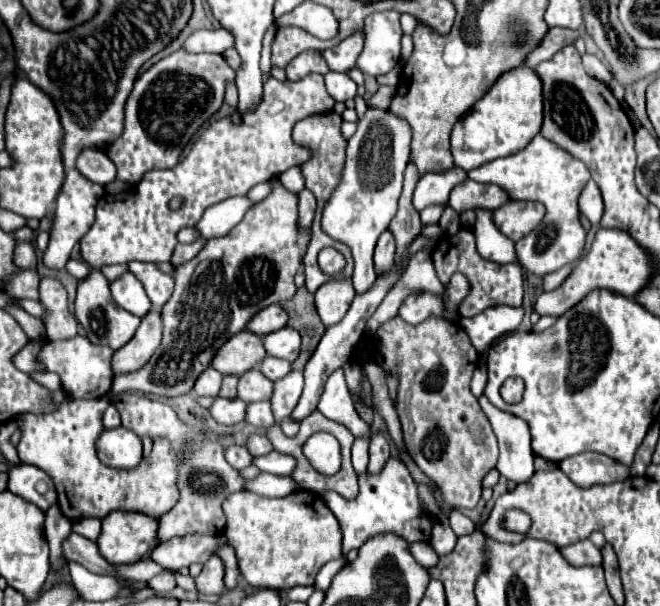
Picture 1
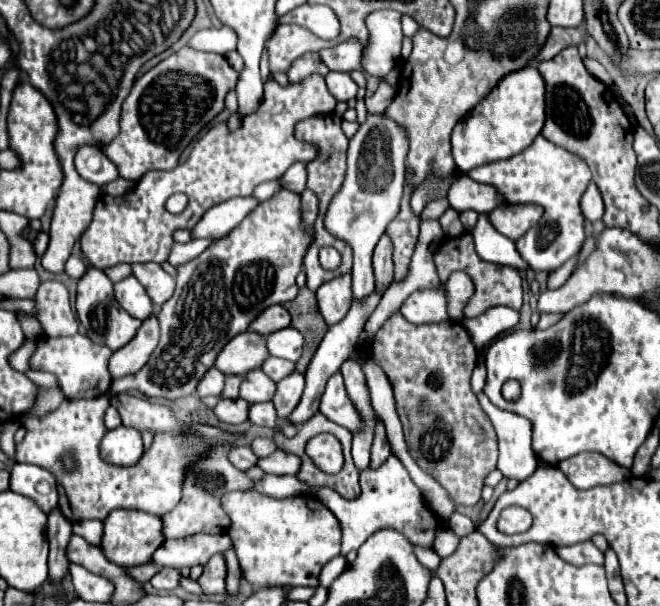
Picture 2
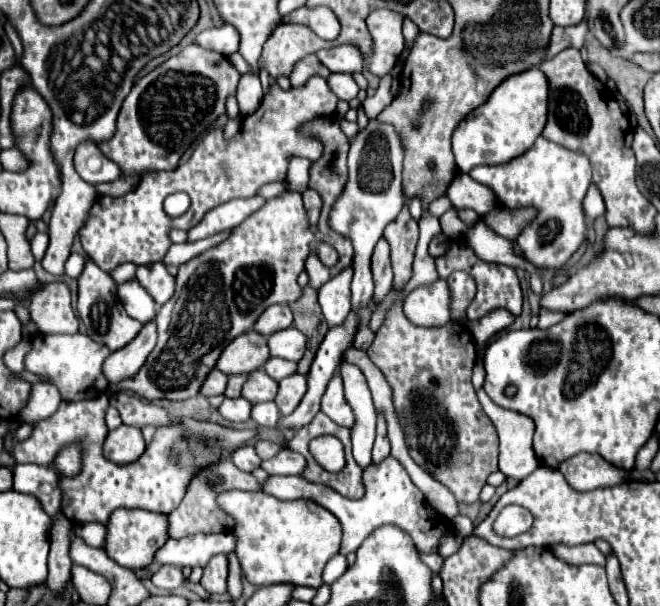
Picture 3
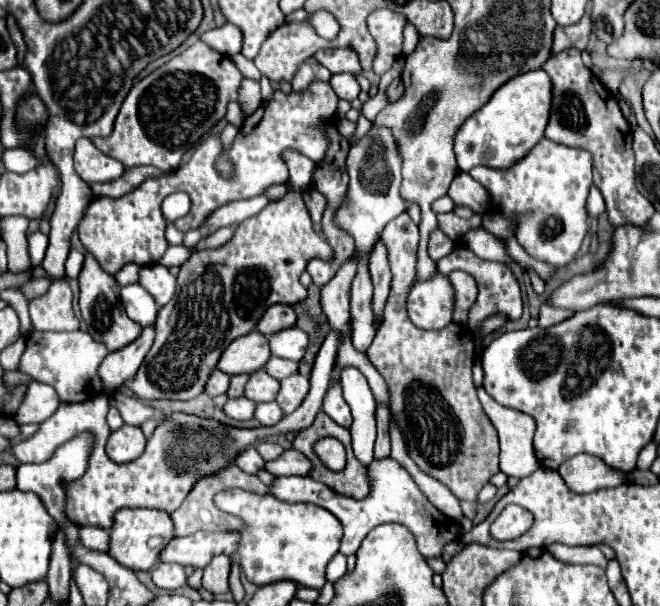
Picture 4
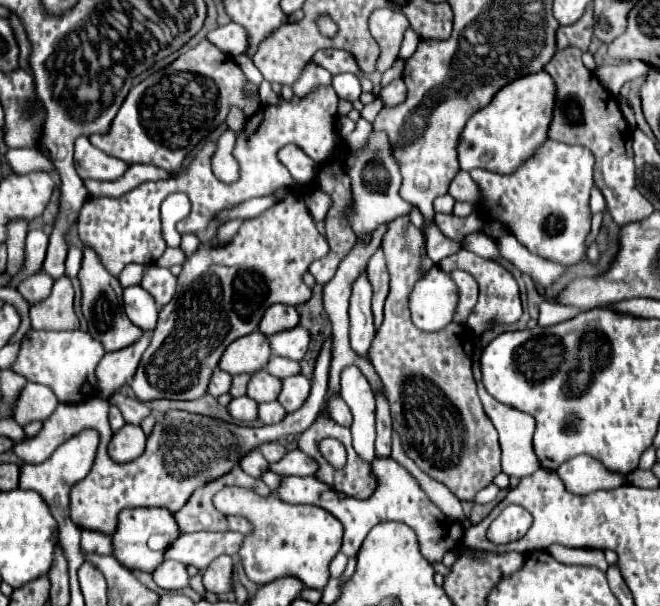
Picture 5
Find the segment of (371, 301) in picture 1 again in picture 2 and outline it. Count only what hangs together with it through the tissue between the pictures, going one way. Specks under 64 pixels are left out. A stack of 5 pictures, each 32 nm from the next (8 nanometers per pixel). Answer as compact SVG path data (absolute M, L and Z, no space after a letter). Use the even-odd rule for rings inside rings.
M372 292L368 298L364 298L364 300L360 300L360 302L354 302L352 308L350 308L350 312L346 314L346 318L344 318L342 322L338 322L338 324L334 324L334 326L328 328L324 340L320 342L320 346L318 346L318 350L316 350L316 354L314 354L314 358L312 358L308 370L306 370L306 390L304 390L304 394L302 394L302 400L300 400L300 404L296 406L296 410L286 418L288 424L294 424L294 426L304 424L304 420L310 420L310 418L318 412L320 396L322 396L322 392L324 392L324 388L326 388L328 378L330 378L334 372L340 370L342 362L346 362L348 356L350 356L350 352L356 348L356 340L358 340L360 332L364 330L364 322L366 322L368 316L374 312L374 308L378 306L380 298L382 298L382 296L380 296L378 292Z

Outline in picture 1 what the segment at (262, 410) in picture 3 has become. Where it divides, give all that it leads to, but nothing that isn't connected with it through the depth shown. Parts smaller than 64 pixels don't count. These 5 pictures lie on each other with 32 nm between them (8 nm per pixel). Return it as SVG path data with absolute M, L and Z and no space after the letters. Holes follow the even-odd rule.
M254 402L254 404L248 404L246 422L252 424L252 426L258 426L258 428L270 428L270 424L274 424L270 402Z

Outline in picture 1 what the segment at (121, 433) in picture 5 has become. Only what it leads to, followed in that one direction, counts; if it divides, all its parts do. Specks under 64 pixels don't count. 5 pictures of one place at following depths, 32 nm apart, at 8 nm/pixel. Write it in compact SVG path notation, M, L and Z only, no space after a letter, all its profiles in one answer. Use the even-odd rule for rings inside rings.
M124 426L104 430L96 448L98 458L114 468L136 468L142 460L142 440Z

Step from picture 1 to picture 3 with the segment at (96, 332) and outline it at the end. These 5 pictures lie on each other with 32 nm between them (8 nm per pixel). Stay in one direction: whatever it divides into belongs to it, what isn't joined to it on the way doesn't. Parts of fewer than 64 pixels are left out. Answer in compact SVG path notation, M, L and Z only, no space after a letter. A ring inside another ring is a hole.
M86 260L86 268L78 278L78 312L82 322L86 324L86 332L96 340L106 344L112 352L118 348L124 348L130 340L136 338L140 332L142 324L138 320L132 320L126 312L124 306L120 304L116 296L116 282L112 276L104 270L100 270L92 260Z

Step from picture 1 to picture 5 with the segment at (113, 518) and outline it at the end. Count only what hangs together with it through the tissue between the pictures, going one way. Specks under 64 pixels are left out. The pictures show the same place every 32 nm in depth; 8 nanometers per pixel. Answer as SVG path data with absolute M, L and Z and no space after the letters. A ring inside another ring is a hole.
M134 508L120 512L118 530L112 536L114 556L120 564L130 570L154 572L164 562L164 552L172 540L180 536L180 528L176 526L176 518L166 508Z

